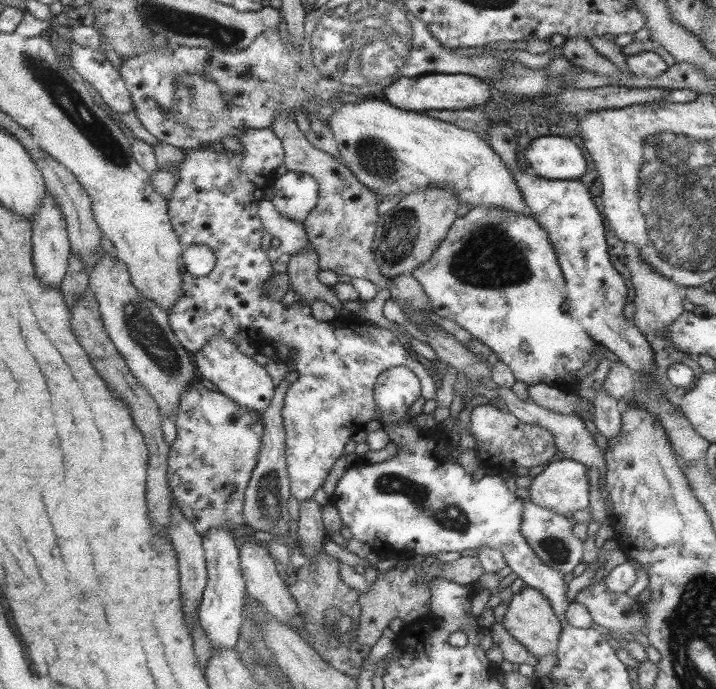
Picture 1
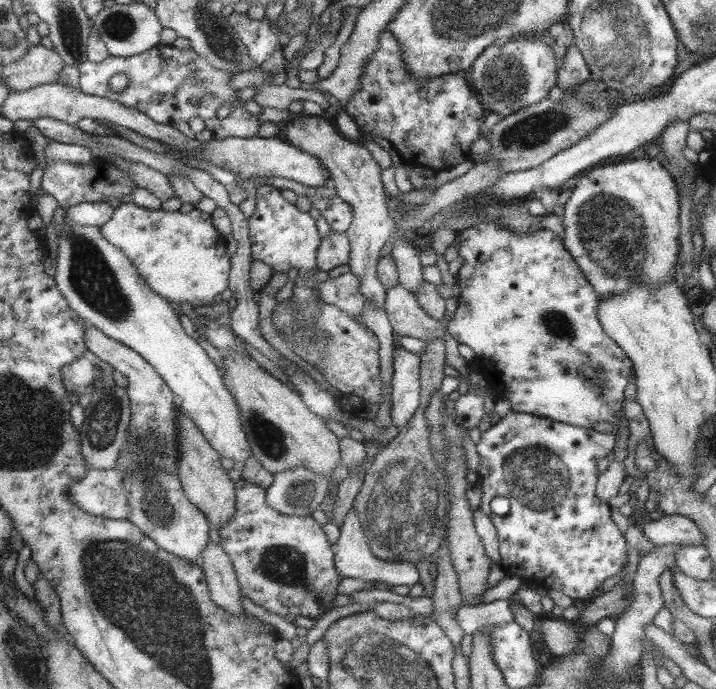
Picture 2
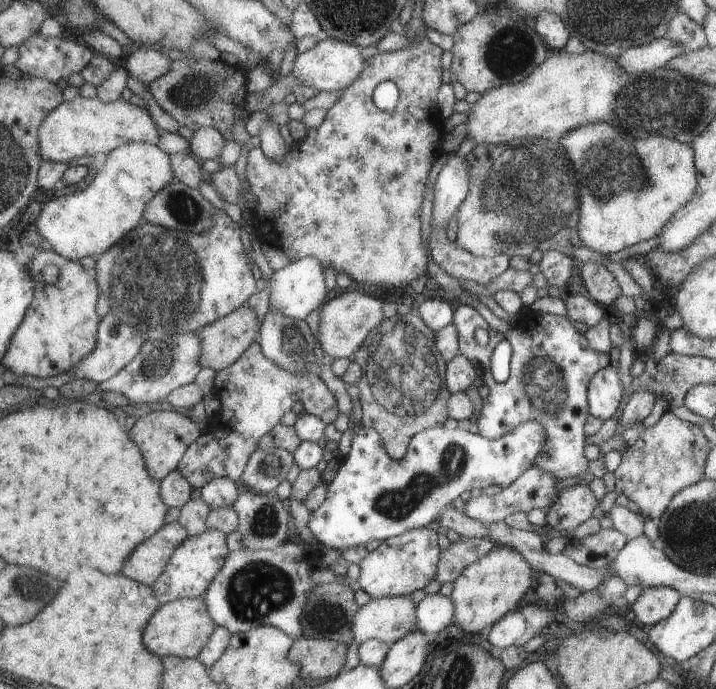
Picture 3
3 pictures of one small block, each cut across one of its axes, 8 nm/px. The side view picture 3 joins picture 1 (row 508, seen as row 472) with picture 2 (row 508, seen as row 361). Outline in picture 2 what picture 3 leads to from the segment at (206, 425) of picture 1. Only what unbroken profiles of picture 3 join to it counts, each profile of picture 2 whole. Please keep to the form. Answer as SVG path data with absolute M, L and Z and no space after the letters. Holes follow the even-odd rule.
M243 480L238 481L237 487L239 494L235 496L235 512L218 529L217 534L218 544L230 557L242 596L288 623L293 623L297 616L317 620L332 610L342 577L335 570L332 544L325 540L322 526L310 515L285 516L275 509L271 510L271 506L265 502L265 490L262 487L257 488L253 483Z

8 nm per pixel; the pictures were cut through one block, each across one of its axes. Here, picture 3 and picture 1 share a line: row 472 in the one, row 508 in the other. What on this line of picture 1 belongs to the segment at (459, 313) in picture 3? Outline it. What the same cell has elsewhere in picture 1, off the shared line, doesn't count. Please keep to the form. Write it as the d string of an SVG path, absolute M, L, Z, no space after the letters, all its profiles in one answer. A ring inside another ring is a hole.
M557 457L551 461L551 464L545 465L541 473L532 478L530 485L526 488L528 491L526 500L543 508L550 508L558 515L570 518L572 512L588 506L589 482L585 469L586 467L579 461Z

